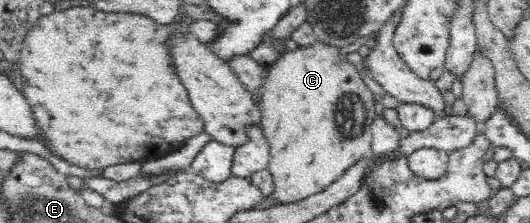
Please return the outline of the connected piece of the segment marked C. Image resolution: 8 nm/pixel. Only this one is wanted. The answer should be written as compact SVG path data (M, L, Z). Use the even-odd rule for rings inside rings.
M316 41L309 47L286 51L267 67L261 87L262 129L270 145L269 173L275 182L273 197L281 204L291 203L321 193L359 160L370 156L372 127L378 97L359 74L359 67L342 55L341 47Z

